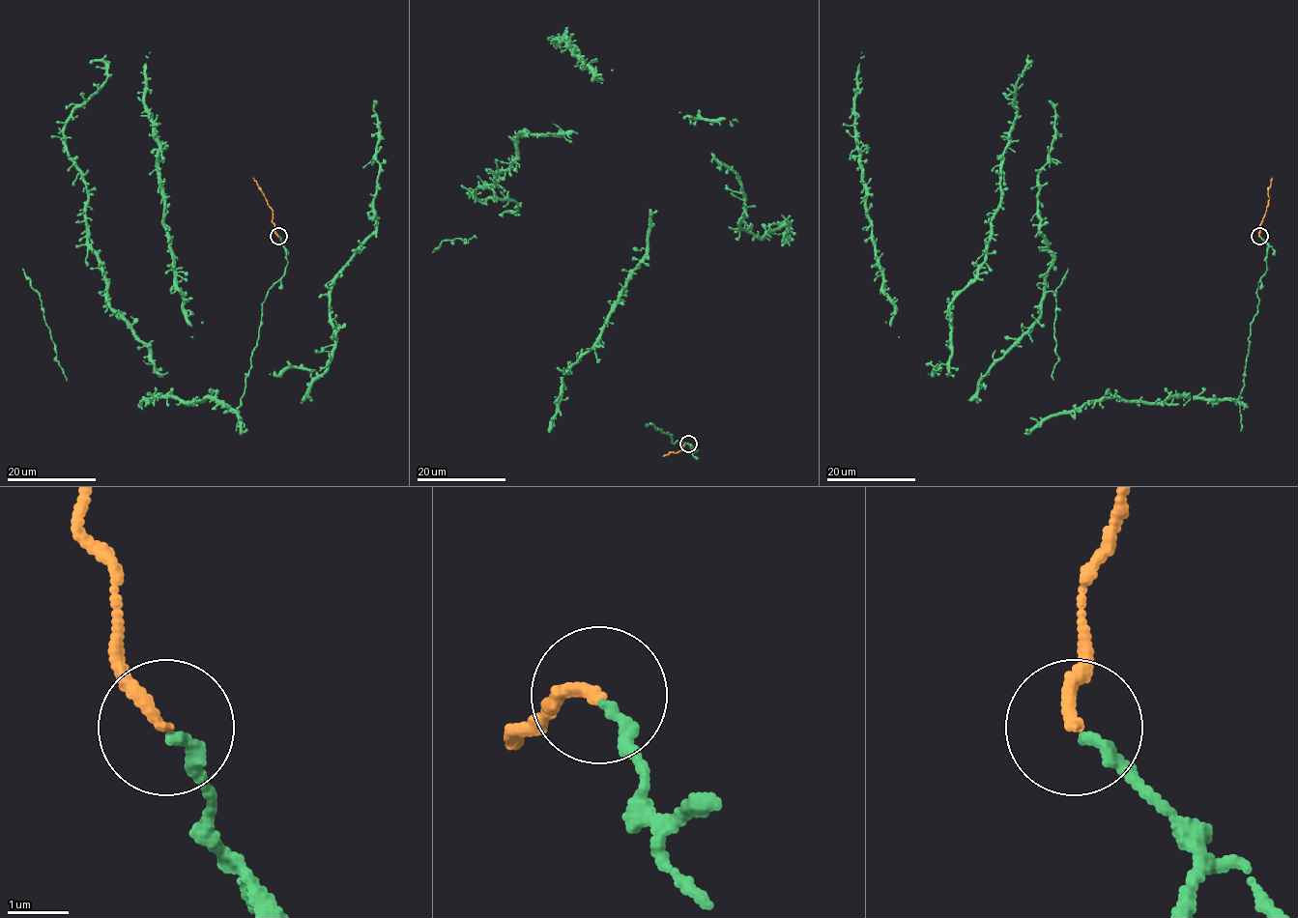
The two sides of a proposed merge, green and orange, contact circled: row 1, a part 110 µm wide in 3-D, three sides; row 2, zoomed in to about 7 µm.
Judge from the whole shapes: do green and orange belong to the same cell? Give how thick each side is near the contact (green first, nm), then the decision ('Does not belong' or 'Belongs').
Thickness 200 nm (green) against 200 nm. Belongs

